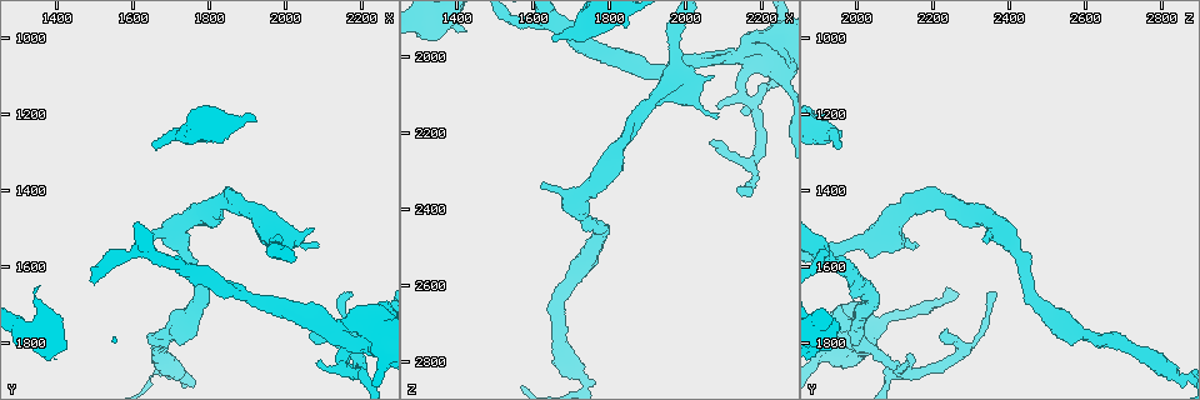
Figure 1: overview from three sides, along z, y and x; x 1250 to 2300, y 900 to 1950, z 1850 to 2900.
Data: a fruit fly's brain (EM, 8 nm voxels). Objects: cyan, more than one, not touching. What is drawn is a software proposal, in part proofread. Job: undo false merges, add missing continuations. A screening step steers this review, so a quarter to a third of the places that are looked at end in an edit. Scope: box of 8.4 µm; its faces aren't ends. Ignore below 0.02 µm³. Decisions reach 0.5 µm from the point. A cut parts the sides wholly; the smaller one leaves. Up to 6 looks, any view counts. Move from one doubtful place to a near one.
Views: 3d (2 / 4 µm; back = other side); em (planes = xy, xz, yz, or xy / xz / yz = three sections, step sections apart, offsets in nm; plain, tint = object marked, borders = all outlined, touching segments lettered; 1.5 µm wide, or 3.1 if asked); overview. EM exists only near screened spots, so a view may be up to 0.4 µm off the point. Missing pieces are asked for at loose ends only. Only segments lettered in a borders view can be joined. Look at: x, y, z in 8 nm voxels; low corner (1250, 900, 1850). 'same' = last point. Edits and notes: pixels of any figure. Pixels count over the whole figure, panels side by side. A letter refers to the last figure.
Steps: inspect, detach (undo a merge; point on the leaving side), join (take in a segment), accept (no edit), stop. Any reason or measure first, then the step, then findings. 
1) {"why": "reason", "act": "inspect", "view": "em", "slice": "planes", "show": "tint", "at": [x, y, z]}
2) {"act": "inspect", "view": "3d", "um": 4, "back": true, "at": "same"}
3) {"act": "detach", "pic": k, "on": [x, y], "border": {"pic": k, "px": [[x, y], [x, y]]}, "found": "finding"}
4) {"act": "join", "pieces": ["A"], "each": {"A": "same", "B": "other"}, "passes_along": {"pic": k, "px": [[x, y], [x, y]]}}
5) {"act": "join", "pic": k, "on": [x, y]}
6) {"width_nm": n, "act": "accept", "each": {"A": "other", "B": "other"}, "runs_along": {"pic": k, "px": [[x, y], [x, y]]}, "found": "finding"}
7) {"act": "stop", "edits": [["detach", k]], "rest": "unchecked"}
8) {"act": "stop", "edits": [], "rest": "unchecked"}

{"why": "free end", "act": "inspect", "view": "em", "slice": "yz", "step": 4, "show": "borders", "at": [1650, 1280, 1965]}

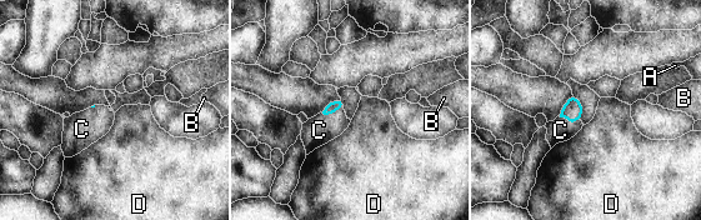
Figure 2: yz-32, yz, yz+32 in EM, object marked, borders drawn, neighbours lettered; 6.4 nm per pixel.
{"act": "inspect", "view": "em", "slice": "planes", "show": "borders", "at": "same"}

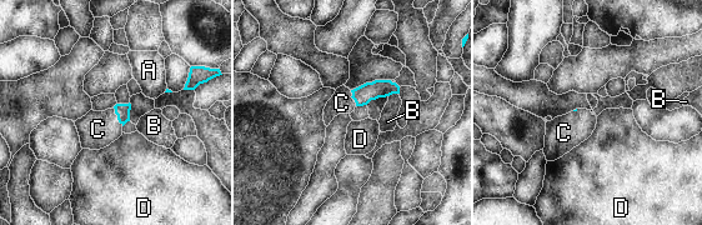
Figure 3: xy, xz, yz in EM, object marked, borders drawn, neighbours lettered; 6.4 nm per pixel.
{"act": "join", "pieces": ["C"], "each": {"A": "other", "B": "other", "C": "same", "D": "other"}, "passes_along": {"pic": 3, "px": [[123, 110], [118, 116], [98, 129]]}, "found": "the neuron continues"}

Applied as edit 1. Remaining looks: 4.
{"act": "inspect", "view": "overview"}

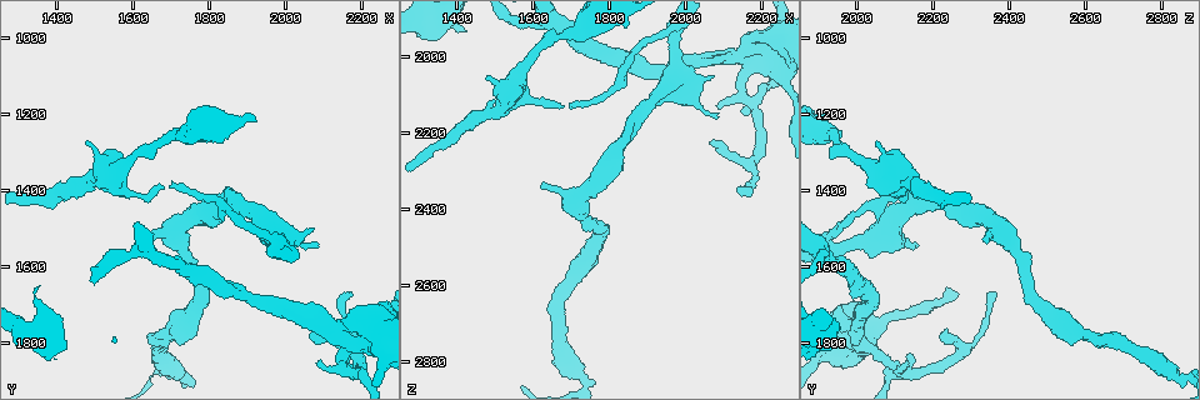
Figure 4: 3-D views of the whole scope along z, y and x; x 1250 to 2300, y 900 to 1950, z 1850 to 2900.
{"act": "inspect", "view": "em", "slice": "planes", "show": "borders", "at": [1625, 1525, 2340]}

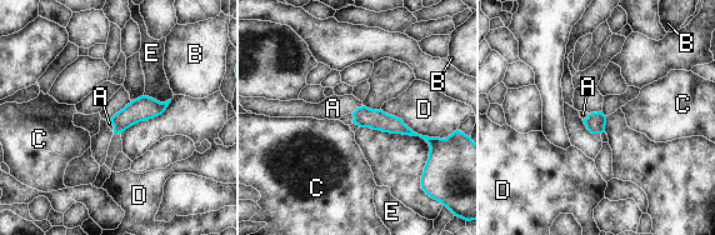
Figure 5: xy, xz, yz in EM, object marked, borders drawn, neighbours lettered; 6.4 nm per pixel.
{"act": "join", "pieces": ["A"], "each": {"A": "same", "B": "other", "C": "other", "D": "other", "E": "other"}, "passes_along": {"pic": 5, "px": [[364, 116], [358, 108], [333, 108]]}, "found": "the neuron continues"}

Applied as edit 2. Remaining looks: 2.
{"why": "abrupt turn", "act": "inspect", "view": "em", "slice": "xz", "step": 8, "show": "borders", "at": [2165, 1870, 2110]}

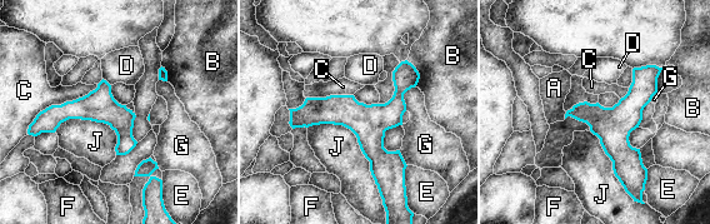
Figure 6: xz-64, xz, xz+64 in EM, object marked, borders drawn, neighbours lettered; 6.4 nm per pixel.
{"width_nm": 220, "act": "accept", "each": {"A": "other", "B": "other", "C": "other", "D": "other", "E": "other", "F": "other", "G": "other", "J": "other"}, "runs_along": {"pic": 6, "px": [[405, 64], [376, 125], [388, 182]]}, "found": "one neuron here"}

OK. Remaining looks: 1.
{"act": "stop", "edits": [["join", 3], ["join", 5]], "rest": "unchecked"}

